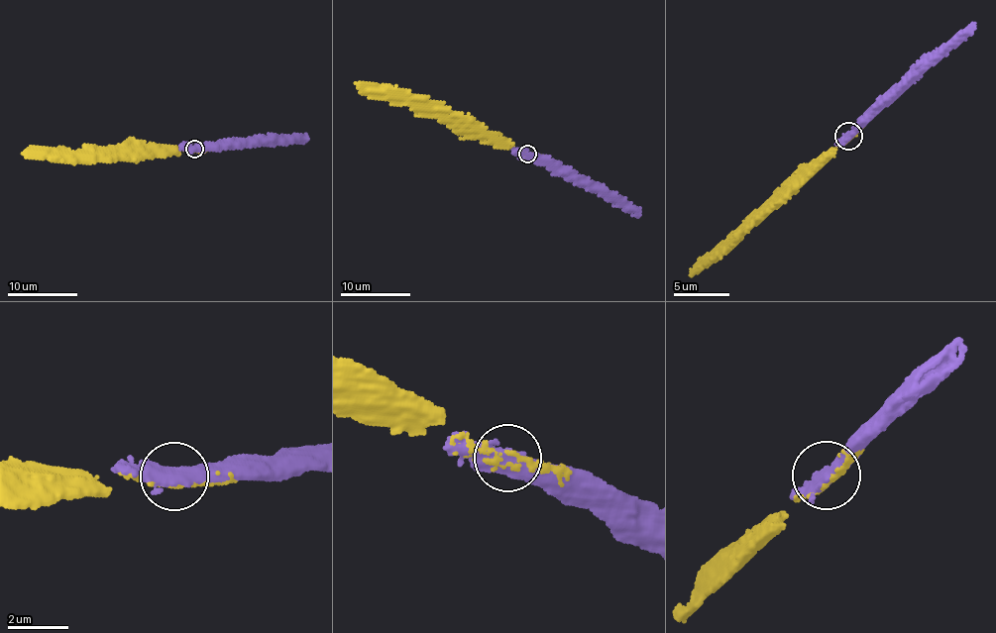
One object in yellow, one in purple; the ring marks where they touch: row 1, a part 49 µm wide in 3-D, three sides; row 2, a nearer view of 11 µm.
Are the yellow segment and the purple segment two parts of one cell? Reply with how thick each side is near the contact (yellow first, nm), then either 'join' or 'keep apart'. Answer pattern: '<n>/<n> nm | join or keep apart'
120/550 nm | join

